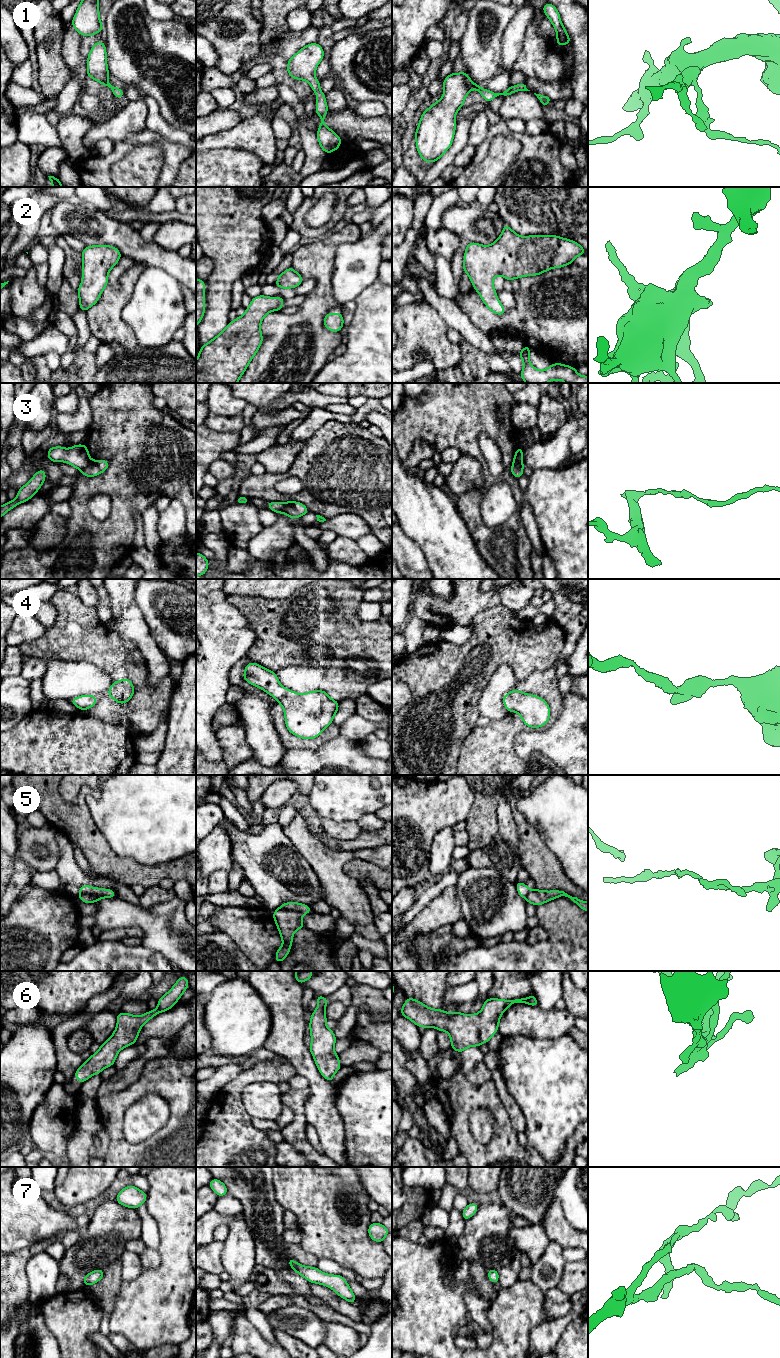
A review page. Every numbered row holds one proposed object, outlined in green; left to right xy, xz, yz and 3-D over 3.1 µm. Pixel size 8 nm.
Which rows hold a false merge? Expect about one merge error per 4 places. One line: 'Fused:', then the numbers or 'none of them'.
Fused: 3, 5

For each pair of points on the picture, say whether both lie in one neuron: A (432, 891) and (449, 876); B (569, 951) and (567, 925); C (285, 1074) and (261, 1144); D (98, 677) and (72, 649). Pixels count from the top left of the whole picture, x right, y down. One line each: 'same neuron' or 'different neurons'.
A: same neuron
B: different neurons
C: same neuron
D: different neurons

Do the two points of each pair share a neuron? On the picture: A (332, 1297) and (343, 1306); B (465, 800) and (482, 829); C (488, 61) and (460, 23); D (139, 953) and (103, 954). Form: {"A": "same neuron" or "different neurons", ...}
{"A": "same neuron", "B": "different neurons", "C": "different neurons", "D": "same neuron"}

